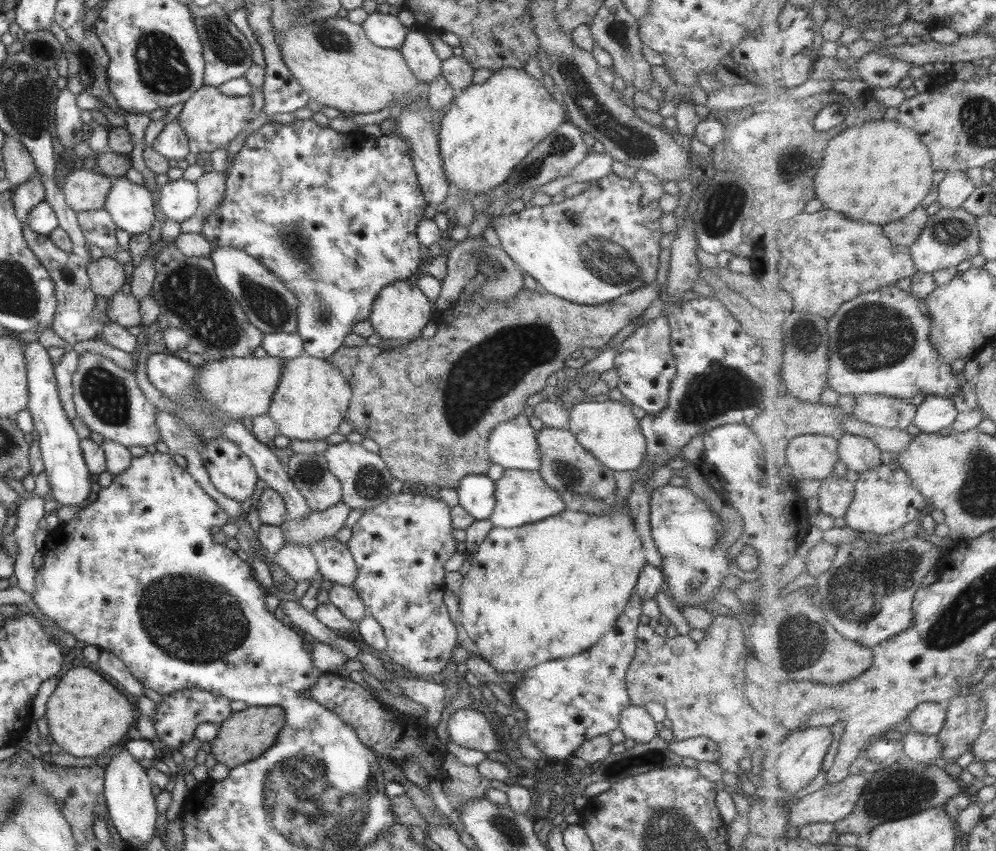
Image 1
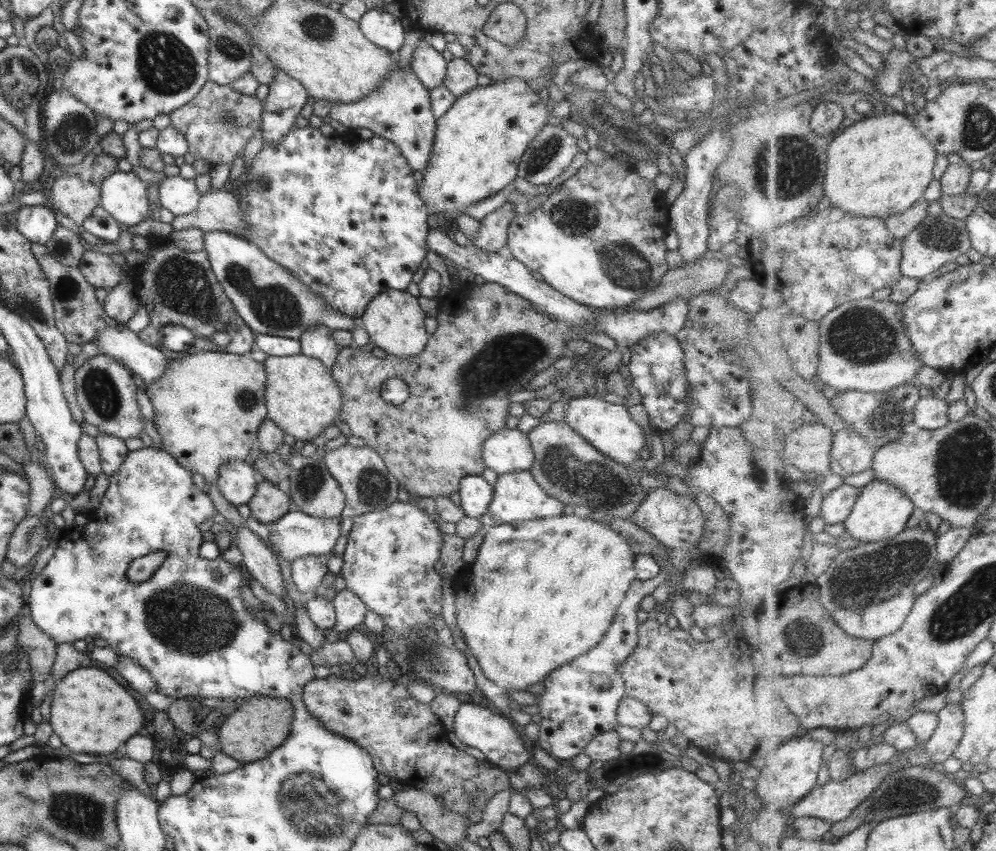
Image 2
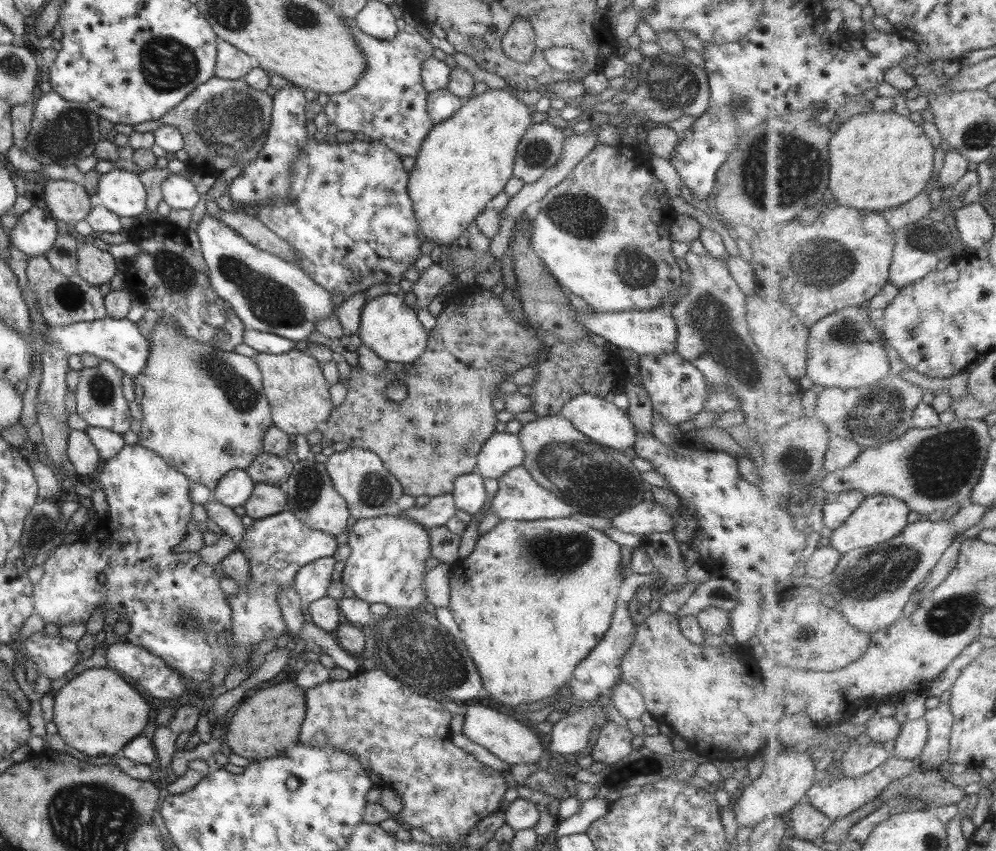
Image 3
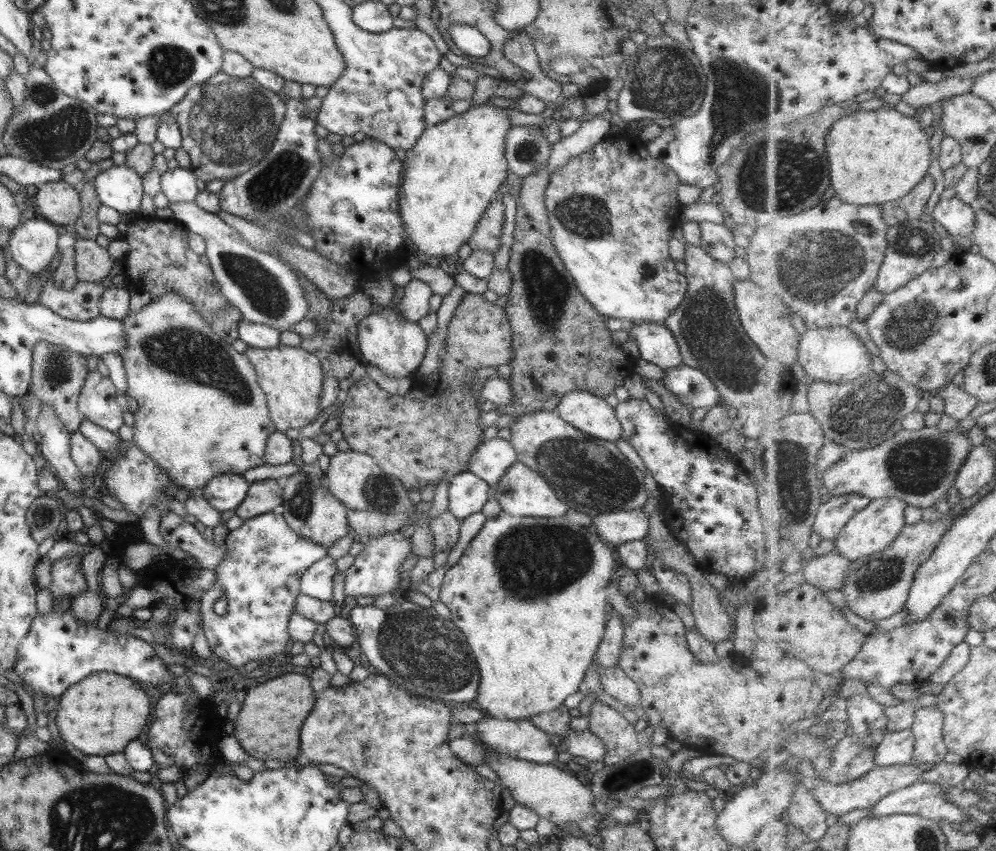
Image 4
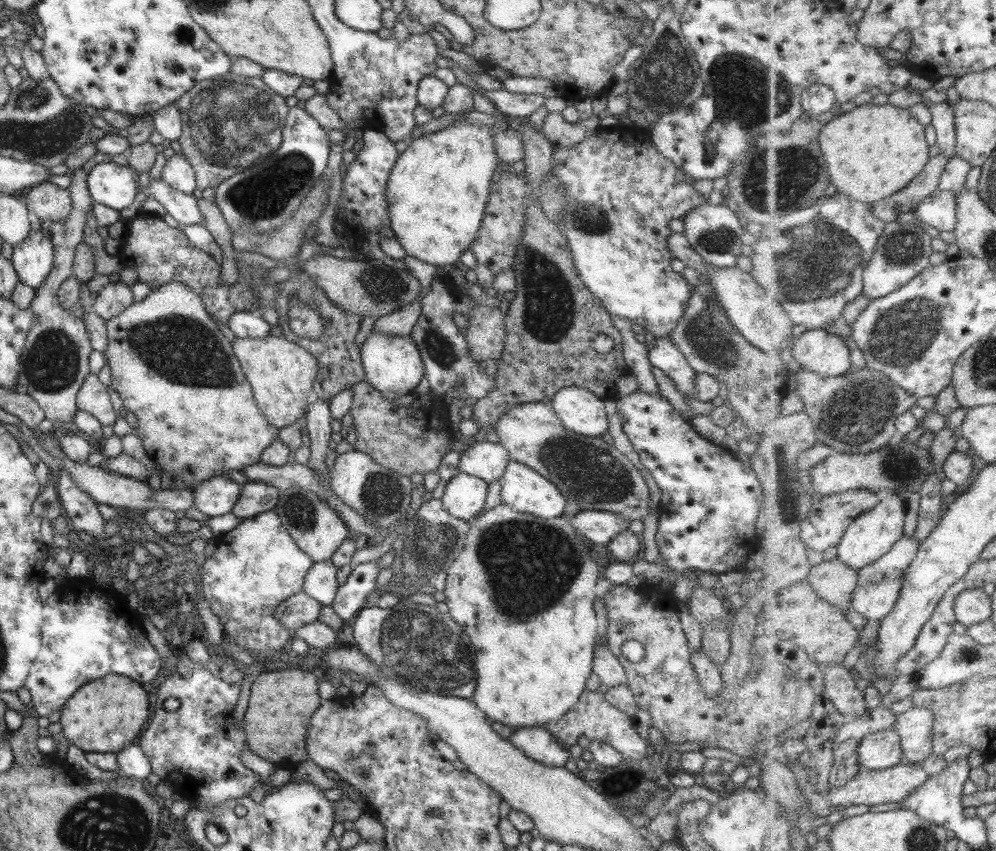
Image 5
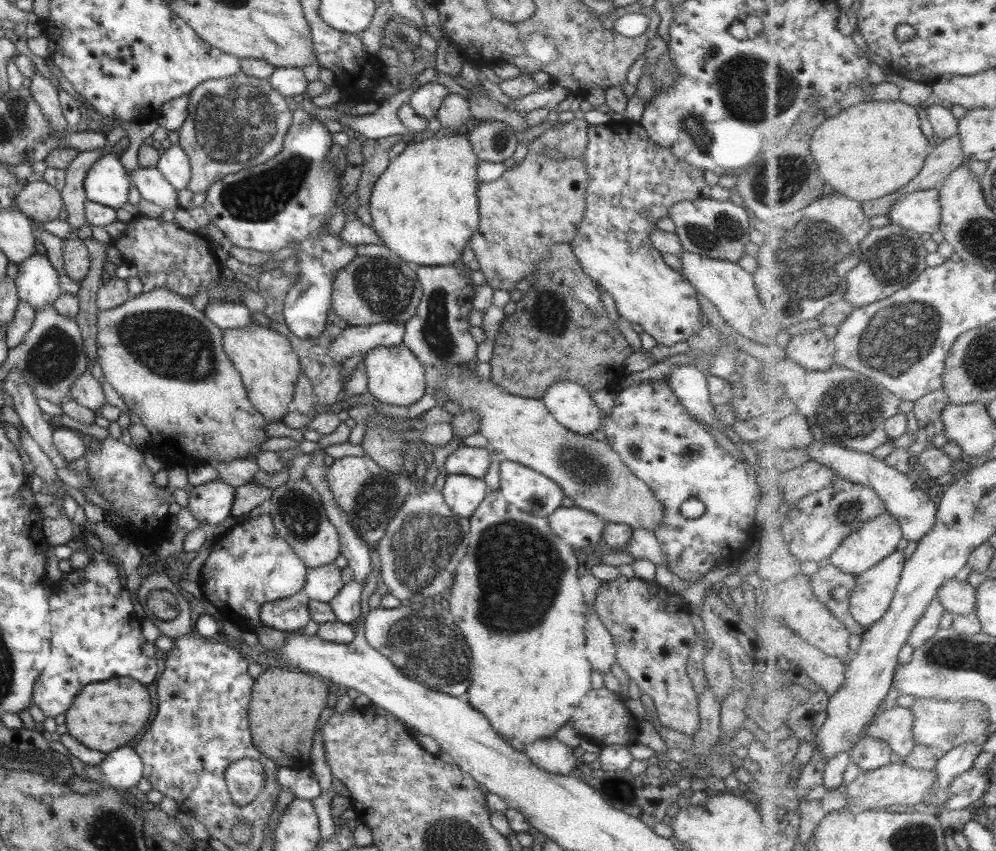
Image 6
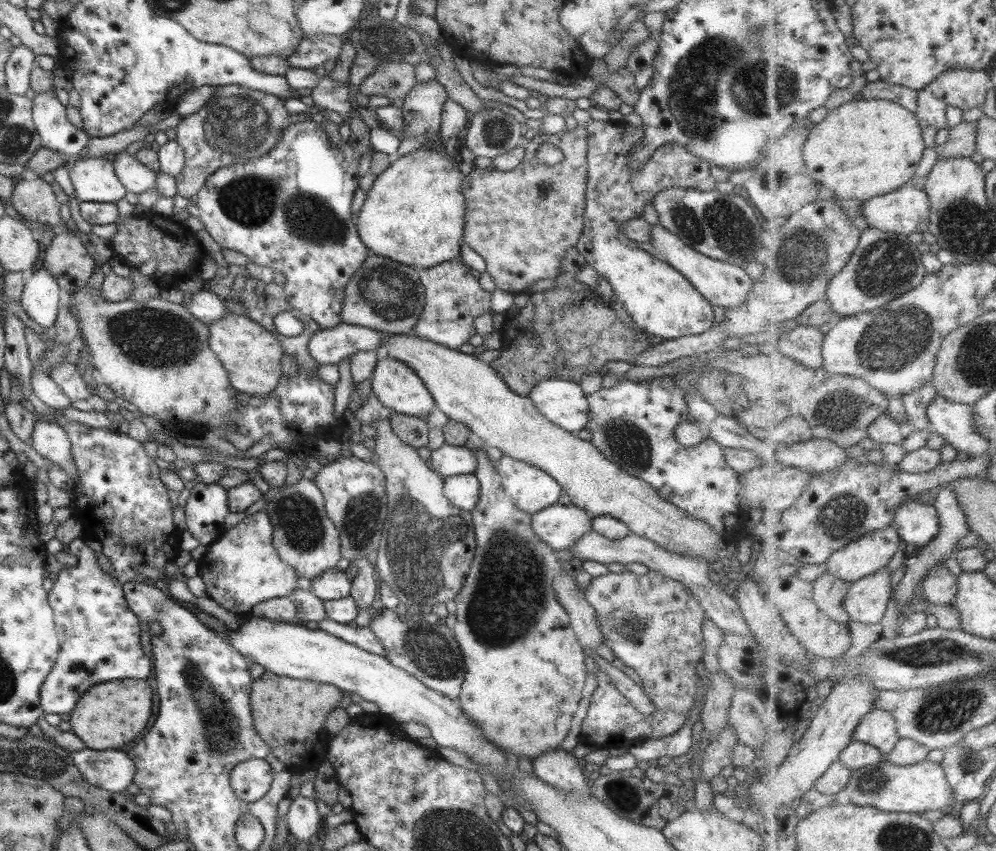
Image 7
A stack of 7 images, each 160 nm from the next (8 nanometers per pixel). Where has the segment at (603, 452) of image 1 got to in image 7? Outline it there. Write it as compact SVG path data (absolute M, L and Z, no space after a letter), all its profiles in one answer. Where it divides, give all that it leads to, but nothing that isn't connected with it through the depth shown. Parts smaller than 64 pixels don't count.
M561 379L536 382L527 394L551 424L576 434L587 424L587 403L578 383Z

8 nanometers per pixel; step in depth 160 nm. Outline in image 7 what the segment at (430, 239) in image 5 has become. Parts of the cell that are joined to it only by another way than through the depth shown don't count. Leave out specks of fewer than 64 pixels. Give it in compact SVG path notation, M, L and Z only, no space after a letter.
M442 144L435 148L419 148L394 158L390 166L375 177L356 214L356 232L360 241L373 254L413 266L416 270L431 268L459 255L459 239L463 236L466 211L465 198L460 191L461 176L457 163L445 154Z

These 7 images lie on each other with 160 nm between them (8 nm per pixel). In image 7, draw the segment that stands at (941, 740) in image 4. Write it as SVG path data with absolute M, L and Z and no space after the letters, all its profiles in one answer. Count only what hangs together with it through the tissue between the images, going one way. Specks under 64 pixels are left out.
M875 709L861 719L855 740L876 745L883 754L890 753L902 739L896 717L882 709Z

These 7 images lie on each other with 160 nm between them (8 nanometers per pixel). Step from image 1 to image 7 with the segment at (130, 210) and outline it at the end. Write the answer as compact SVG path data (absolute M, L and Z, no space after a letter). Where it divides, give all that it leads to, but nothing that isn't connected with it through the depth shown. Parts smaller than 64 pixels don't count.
M85 158L72 161L68 177L78 202L115 203L126 193L117 180L112 162L104 158Z

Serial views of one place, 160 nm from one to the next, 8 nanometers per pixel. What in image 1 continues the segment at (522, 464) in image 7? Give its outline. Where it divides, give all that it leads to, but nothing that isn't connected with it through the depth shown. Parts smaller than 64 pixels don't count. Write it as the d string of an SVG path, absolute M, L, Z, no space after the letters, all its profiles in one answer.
M503 469L501 477L494 482L494 505L487 519L493 527L515 528L555 516L564 508L558 492L544 483L538 471Z

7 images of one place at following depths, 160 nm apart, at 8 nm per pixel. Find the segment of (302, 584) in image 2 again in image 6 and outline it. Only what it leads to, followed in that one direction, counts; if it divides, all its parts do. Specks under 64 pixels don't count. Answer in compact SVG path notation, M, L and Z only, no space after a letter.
M333 563L307 569L306 574L301 593L319 603L328 604L344 586L340 580L340 570Z

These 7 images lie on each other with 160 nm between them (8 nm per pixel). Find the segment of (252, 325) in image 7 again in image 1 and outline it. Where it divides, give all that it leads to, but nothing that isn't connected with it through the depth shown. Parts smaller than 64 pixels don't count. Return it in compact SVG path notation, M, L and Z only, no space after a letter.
M302 354L283 362L266 415L285 438L299 441L325 439L337 430L350 398L351 389L336 368L329 365L325 359Z

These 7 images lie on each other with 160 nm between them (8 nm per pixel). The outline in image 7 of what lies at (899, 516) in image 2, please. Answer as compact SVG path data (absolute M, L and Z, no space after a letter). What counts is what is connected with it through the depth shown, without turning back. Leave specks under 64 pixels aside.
M894 525L868 532L836 551L826 563L827 572L855 583L885 569L902 543L902 536Z

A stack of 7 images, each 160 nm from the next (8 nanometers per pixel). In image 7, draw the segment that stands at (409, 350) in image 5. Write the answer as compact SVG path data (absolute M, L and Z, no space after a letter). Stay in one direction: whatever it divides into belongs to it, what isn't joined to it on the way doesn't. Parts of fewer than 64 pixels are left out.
M380 353L370 376L373 394L389 413L426 416L434 402L418 376L401 361Z

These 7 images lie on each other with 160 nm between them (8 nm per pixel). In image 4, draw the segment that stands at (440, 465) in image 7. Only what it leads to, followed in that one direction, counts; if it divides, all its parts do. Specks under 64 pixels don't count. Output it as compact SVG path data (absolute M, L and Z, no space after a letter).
M494 437L475 447L467 459L466 470L492 486L515 460L516 454L511 445L504 439Z

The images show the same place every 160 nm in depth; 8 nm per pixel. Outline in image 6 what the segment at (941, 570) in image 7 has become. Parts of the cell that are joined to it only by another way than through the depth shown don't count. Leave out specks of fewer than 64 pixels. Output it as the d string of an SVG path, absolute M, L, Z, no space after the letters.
M960 579L947 580L938 599L953 616L969 616L977 610L977 589Z

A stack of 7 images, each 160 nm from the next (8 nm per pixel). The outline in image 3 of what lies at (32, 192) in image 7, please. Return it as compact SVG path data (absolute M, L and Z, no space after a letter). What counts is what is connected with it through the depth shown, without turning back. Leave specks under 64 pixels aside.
M47 180L43 196L49 216L67 224L83 220L95 202L82 184L64 180Z

